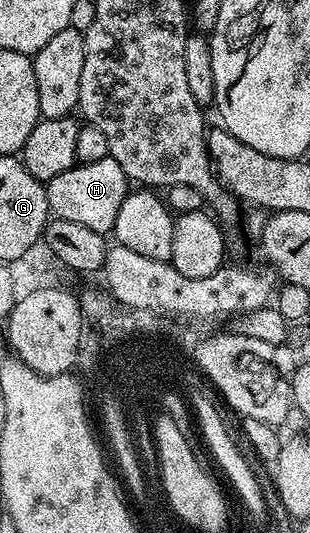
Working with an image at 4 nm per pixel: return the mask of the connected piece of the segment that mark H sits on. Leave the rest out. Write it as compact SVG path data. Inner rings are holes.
M109 155L102 158L102 162L77 163L75 168L66 170L66 174L58 174L58 178L46 181L48 210L55 219L78 222L78 226L87 226L89 230L105 234L115 229L118 210L122 210L122 202L129 191L128 176Z

